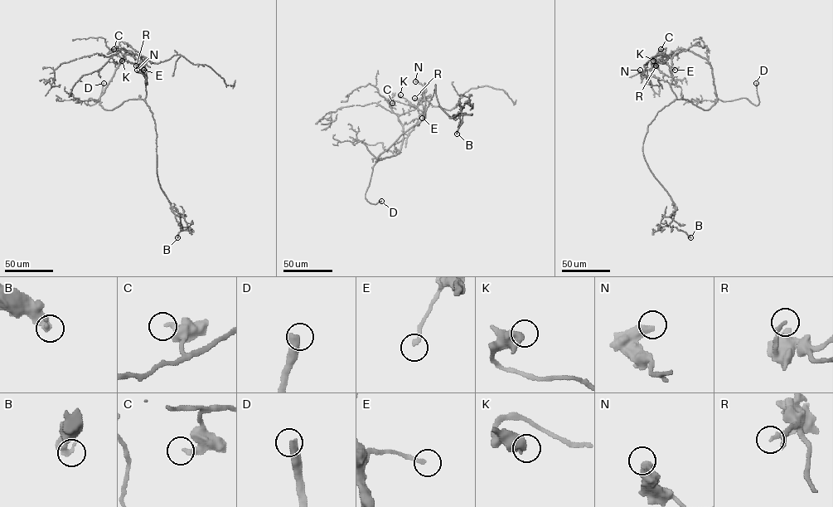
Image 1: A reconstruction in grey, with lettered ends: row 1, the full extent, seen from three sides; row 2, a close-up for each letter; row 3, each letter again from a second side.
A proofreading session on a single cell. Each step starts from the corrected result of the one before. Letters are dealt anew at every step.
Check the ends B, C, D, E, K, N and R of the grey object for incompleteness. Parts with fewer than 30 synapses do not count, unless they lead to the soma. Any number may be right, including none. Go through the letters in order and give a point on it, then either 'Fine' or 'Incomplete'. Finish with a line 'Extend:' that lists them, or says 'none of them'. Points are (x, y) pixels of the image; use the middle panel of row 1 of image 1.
B: Place: (457, 134). Fine
C: Place: (392, 103). Fine
D: Place: (381, 201). Incomplete
E: Place: (422, 118). Incomplete
K: Place: (400, 95). Fine
N: Place: (415, 81). Fine
R: Place: (414, 98). Fine
Extend: D, E

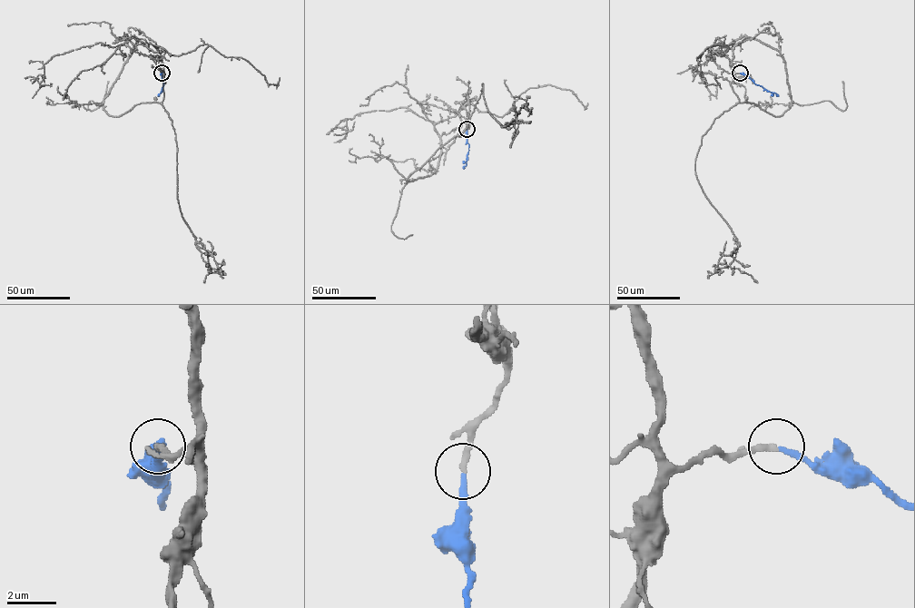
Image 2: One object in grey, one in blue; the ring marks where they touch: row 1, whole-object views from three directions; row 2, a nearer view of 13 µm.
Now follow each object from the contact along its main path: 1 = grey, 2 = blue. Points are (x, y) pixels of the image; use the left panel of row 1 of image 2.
1: (162, 73), (161, 102), (117, 116), (103, 108), (132, 36), (175, 55), (207, 44), (268, 84), (280, 77)
2: (162, 73), (163, 84), (158, 96)

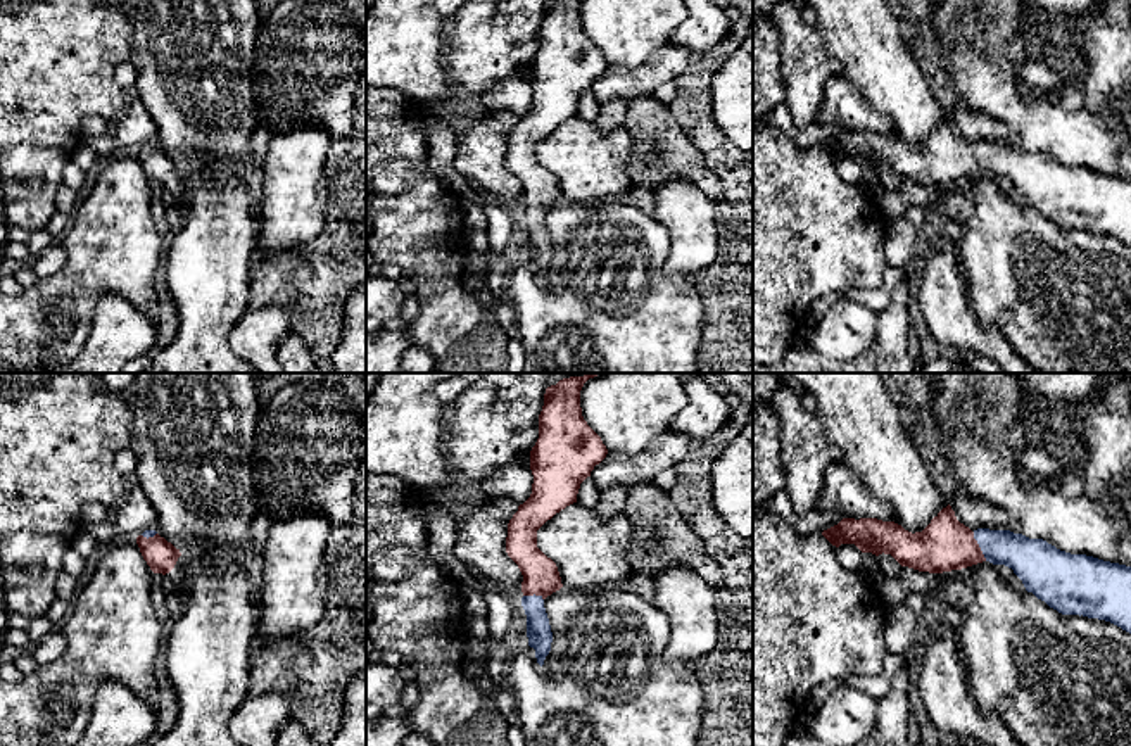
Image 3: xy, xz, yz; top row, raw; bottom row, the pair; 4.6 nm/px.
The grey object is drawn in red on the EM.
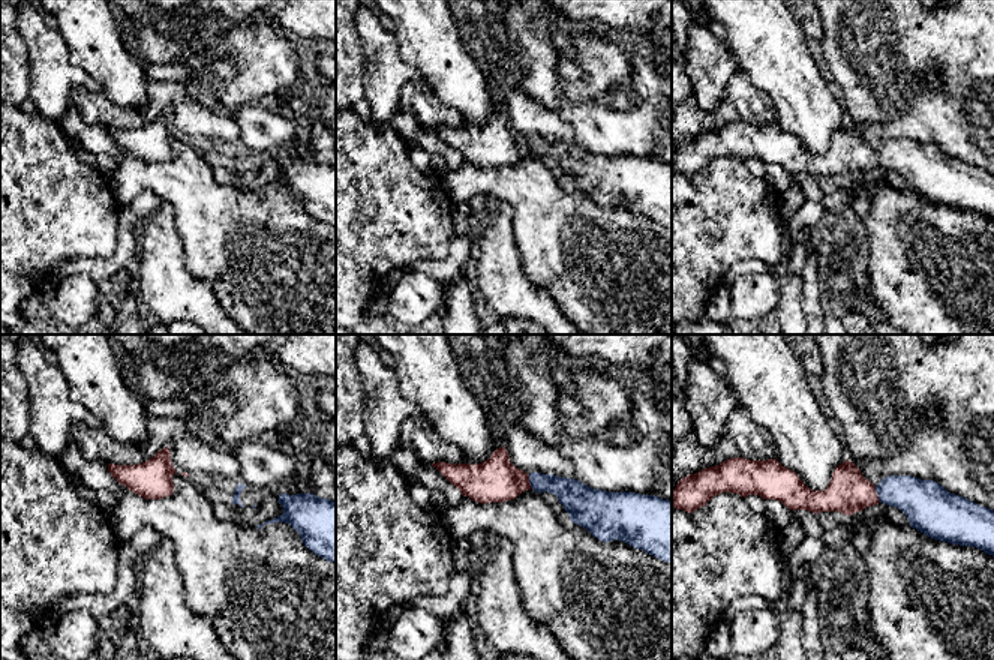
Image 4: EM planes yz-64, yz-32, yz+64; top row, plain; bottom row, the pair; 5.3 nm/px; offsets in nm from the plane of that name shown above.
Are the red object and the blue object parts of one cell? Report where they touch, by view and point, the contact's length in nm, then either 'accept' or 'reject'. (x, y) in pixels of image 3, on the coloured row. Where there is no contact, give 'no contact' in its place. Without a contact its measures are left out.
meets red in yz at (978, 546); contact 150 nm long; accept

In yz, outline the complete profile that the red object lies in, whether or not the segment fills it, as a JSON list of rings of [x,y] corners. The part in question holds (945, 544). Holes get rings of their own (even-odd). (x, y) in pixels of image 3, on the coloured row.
[[[950,504],[922,532],[915,534],[894,522],[843,518],[822,535],[836,547],[855,544],[862,553],[891,554],[901,566],[929,573],[962,570],[983,561],[1005,565],[1022,580],[1027,592],[1058,613],[1105,620],[1131,634],[1131,566],[1071,554],[1043,539],[1029,539],[1010,530],[977,528],[972,532],[957,520]]]

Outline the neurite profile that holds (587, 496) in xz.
[[[587,477],[580,484],[577,503],[584,508],[594,509],[594,506],[597,504],[597,499],[599,499],[599,489],[596,482],[591,477]]]

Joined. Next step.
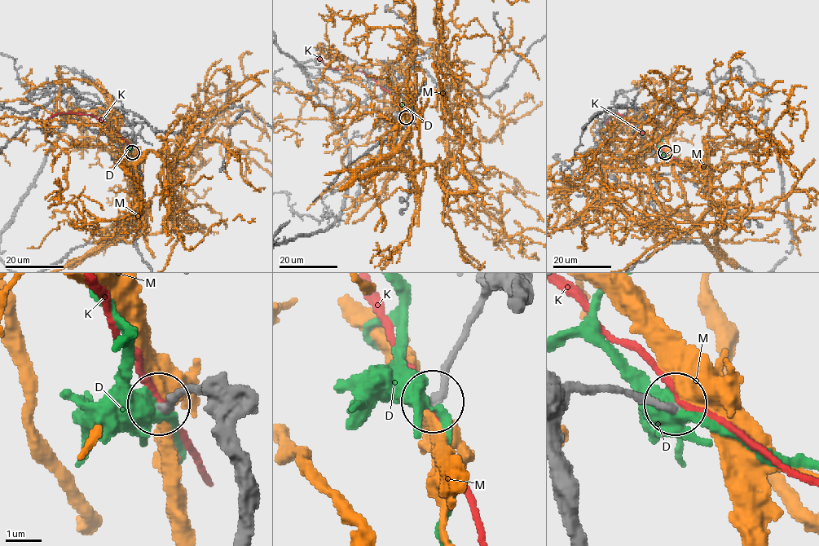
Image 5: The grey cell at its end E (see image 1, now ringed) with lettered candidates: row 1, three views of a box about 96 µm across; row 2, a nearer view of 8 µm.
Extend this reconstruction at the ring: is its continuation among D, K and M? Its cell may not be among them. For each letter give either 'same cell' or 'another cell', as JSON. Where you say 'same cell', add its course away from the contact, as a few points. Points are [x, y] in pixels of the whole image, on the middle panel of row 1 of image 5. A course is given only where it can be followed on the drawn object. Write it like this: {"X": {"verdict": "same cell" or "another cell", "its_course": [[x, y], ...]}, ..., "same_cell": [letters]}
{"D": {"verdict": "another cell"}, "K": {"verdict": "another cell"}, "M": {"verdict": "another cell"}, "same_cell": []}

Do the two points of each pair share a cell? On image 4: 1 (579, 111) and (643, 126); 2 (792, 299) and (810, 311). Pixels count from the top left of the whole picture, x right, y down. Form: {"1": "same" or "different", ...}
{"1": "same", "2": "different"}

